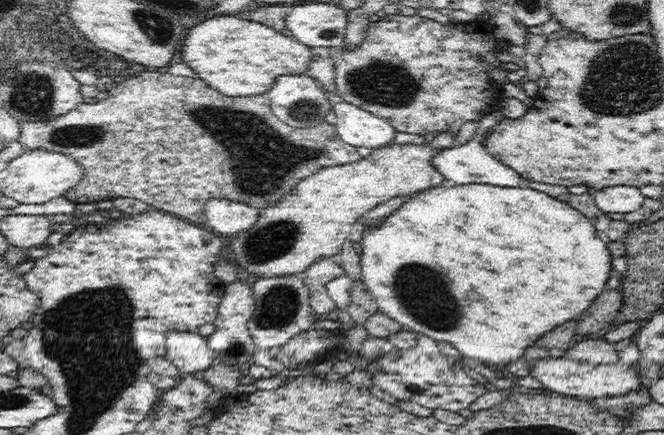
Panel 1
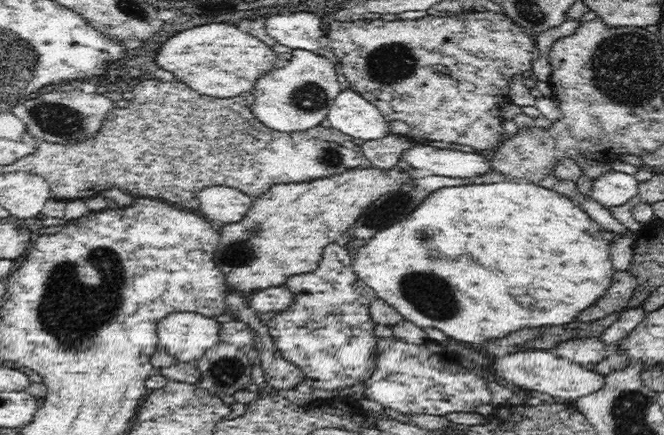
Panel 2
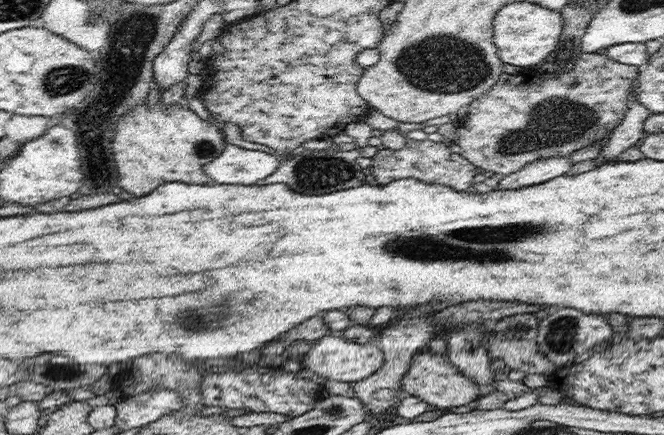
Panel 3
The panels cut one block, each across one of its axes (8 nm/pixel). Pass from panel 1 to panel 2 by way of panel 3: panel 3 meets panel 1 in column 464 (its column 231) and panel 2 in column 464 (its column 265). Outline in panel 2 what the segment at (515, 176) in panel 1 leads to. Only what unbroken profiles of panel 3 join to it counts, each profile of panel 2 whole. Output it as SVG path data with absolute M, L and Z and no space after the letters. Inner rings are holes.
M428 144L411 146L400 160L407 161L412 169L424 169L428 174L452 178L474 178L492 172L486 153L466 153Z

